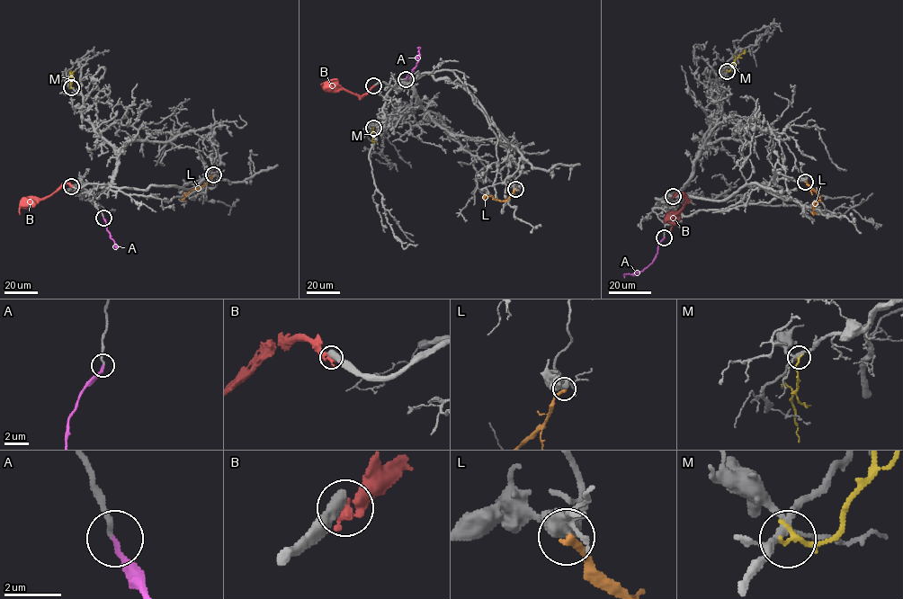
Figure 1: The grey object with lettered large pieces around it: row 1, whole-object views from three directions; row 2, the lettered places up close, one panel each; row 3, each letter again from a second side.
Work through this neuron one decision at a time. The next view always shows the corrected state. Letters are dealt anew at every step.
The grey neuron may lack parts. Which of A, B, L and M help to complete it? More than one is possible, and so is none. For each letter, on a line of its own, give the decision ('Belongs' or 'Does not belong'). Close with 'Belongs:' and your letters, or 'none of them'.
A: Belongs
B: Does not belong
L: Does not belong
M: Does not belong
Belongs: A

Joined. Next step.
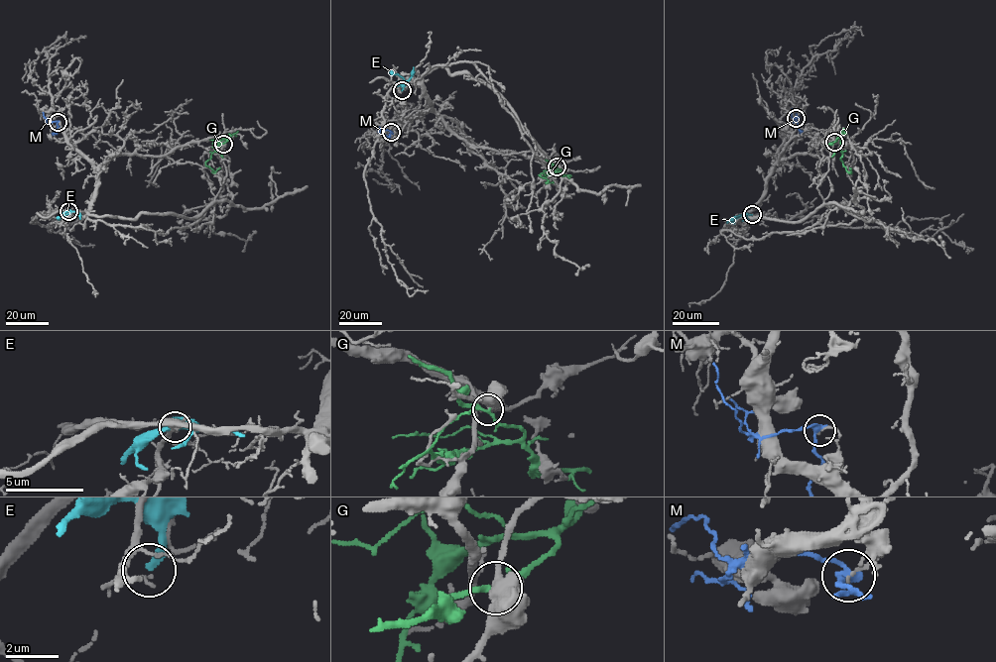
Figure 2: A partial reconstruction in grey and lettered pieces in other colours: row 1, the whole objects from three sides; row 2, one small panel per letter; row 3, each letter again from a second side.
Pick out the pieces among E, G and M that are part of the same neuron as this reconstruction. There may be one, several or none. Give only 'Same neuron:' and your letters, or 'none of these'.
Same neuron: none of these

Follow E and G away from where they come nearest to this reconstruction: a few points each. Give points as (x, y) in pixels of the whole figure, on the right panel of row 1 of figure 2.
E: (751, 214), (740, 214), (726, 223)
G: (834, 142), (838, 137), (842, 155), (840, 160), (848, 171), (851, 168)

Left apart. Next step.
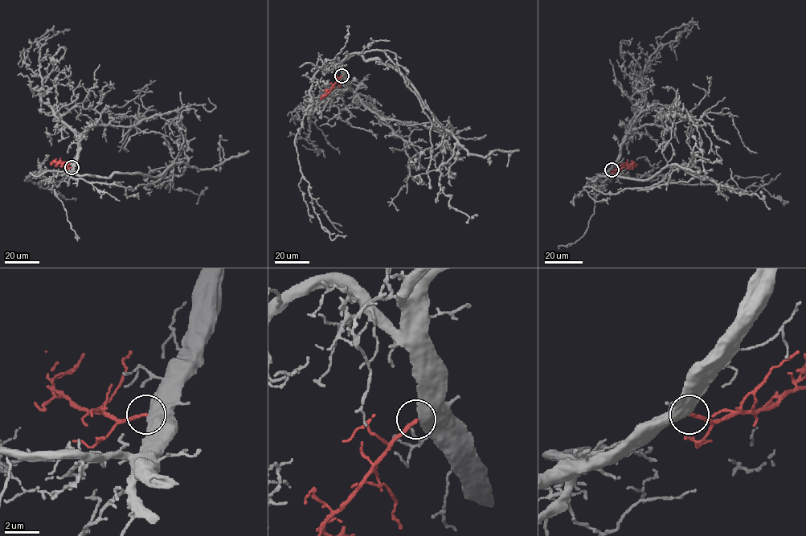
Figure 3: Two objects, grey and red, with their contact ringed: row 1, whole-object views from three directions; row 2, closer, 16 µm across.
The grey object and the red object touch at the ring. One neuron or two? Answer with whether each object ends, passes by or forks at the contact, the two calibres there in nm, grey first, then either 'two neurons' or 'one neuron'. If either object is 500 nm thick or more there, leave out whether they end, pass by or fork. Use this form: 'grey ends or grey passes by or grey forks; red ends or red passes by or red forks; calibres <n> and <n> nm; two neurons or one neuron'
calibres 650 and 190 nm; one neuron

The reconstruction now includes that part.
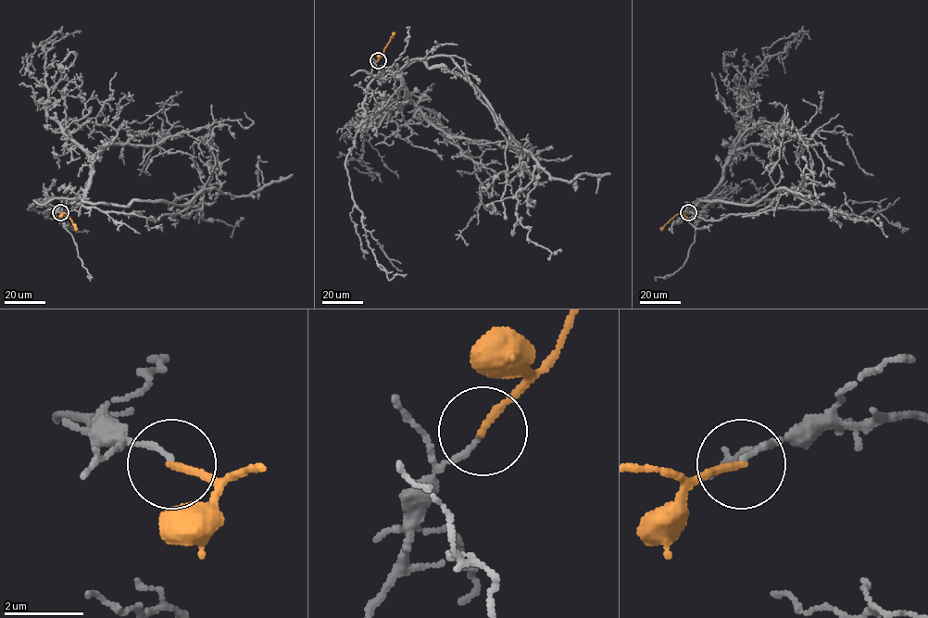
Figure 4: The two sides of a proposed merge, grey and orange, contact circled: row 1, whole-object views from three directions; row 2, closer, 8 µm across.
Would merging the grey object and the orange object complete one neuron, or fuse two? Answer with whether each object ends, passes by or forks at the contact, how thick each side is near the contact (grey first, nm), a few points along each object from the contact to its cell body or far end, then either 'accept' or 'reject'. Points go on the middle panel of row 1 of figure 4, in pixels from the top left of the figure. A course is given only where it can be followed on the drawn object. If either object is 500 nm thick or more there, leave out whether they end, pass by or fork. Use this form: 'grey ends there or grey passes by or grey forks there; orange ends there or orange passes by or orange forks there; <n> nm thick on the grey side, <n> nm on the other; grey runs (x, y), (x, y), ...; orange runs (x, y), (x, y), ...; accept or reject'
grey ends there; orange ends there; 130 nm thick on the grey side, 180 nm on the other; grey runs (377, 60), (379, 83), (421, 60), (482, 94), (535, 161), (516, 194), (517, 218), (531, 241), (561, 251); orange runs (377, 60), (394, 32); reject

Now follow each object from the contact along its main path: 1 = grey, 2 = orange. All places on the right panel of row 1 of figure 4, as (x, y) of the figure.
1: (688, 212), (711, 202), (698, 198), (688, 203), (754, 205), (786, 188), (855, 220), (880, 227), (879, 218)
2: (688, 213), (675, 215), (660, 230)

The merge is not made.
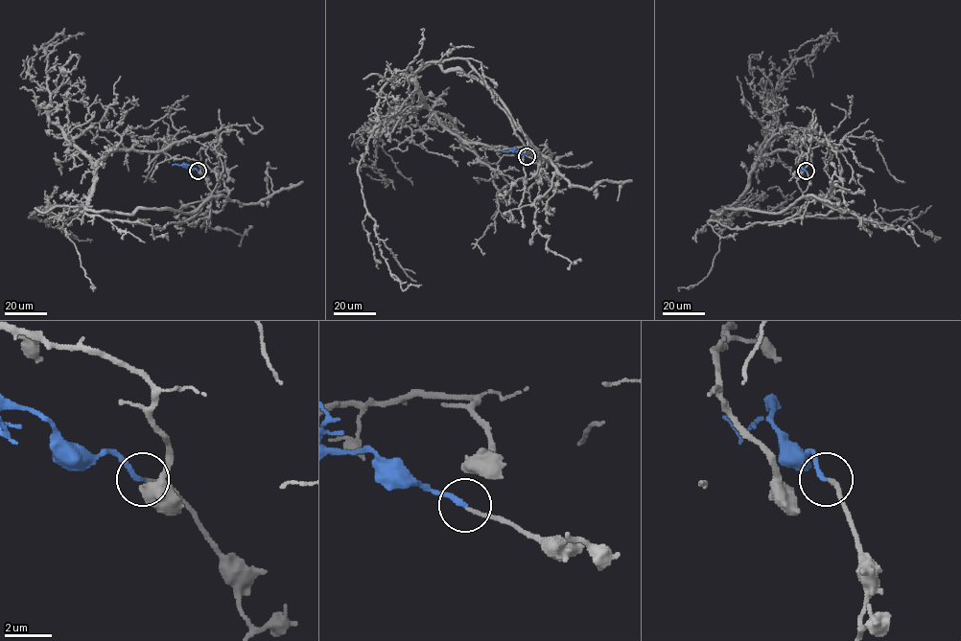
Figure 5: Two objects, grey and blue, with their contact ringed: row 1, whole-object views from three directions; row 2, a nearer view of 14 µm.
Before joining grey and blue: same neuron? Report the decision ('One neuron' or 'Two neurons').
One neuron

